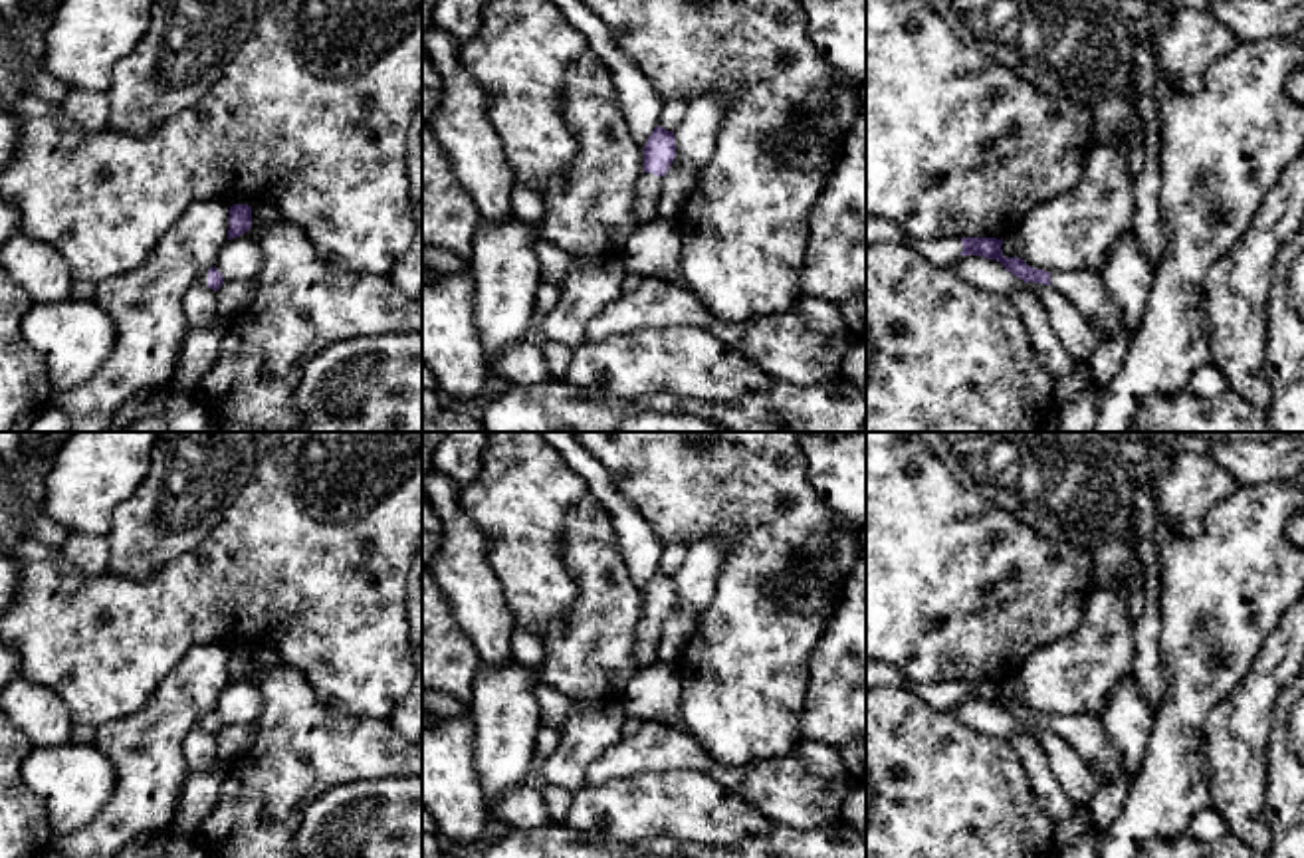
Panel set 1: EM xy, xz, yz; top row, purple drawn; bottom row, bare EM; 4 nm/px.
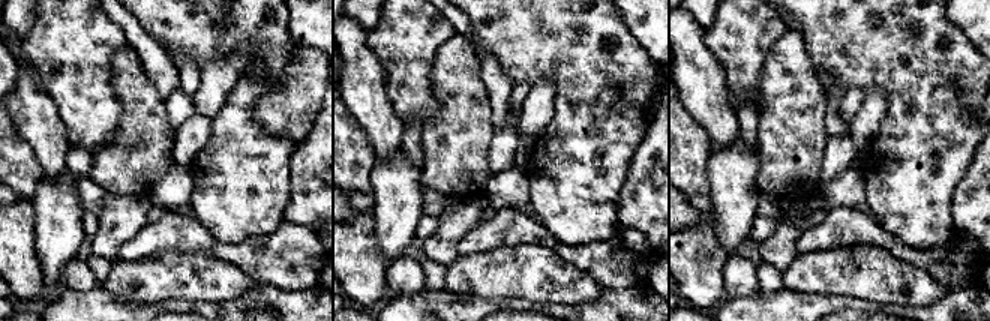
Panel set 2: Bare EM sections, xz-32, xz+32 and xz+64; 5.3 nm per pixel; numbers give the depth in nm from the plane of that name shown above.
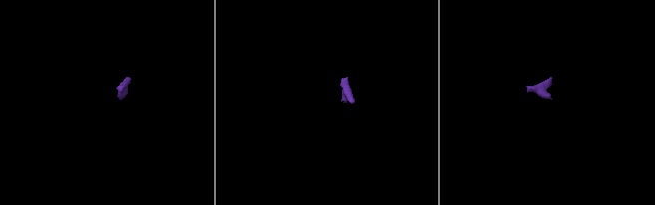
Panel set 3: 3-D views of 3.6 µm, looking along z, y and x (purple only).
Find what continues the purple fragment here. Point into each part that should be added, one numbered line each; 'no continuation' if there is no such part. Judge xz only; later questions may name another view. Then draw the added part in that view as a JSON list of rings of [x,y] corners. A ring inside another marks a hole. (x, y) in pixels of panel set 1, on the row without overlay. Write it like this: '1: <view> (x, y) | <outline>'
1: xz (649, 631) | [[[644,616],[636,628],[636,662],[646,668],[658,660],[658,644],[662,636],[664,620]]]

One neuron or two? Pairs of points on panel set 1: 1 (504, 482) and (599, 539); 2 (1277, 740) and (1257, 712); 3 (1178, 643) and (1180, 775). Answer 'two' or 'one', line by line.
1: two
2: two
3: one

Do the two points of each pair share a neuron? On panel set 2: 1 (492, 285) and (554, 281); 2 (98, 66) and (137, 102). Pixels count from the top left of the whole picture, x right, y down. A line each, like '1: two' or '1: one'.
1: one
2: two

